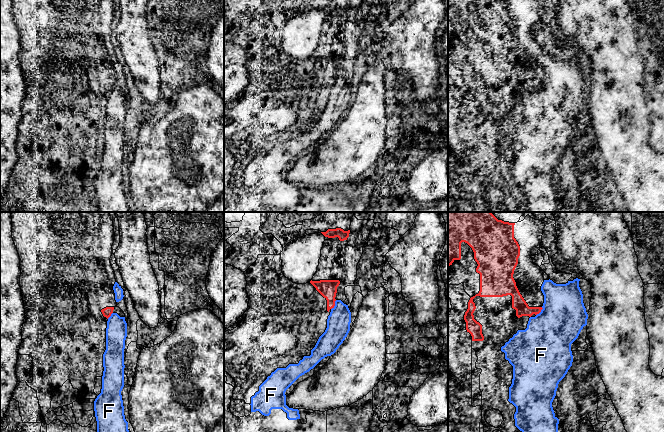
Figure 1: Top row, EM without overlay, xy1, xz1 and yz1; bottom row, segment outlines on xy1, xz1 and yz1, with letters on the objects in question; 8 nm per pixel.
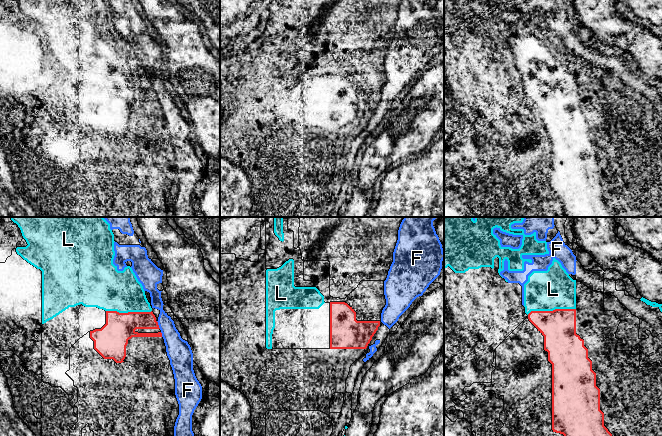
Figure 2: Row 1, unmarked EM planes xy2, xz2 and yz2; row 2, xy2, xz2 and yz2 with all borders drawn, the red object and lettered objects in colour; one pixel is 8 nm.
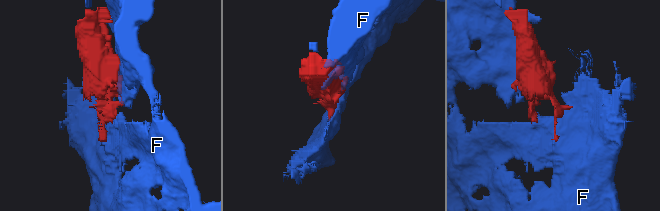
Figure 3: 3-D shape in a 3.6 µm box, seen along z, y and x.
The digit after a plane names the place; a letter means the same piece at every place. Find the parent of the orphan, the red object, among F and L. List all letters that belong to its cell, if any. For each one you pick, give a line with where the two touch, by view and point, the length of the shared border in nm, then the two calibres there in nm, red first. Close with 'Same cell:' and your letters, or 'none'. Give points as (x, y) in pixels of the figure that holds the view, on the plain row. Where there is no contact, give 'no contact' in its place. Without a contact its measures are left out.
L: yz2 (551, 87) | 400 nm | 280/320 nm
Same cell: L

